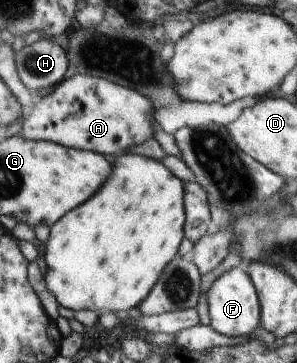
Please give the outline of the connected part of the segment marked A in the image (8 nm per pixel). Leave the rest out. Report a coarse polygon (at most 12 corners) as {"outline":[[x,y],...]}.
{"outline":[[65,77],[20,134],[100,155],[154,138],[152,101]]}

